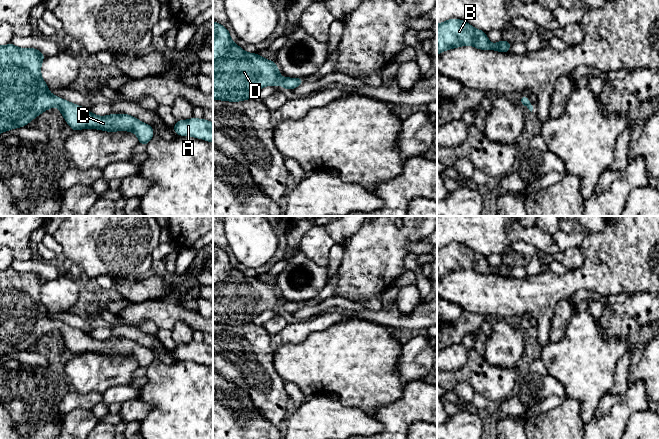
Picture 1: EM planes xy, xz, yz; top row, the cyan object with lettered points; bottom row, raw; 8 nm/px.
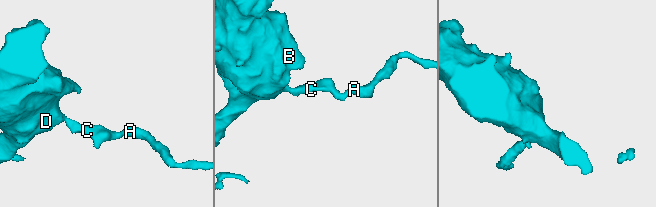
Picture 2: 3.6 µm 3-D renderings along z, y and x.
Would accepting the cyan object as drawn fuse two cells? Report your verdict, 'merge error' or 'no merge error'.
no merge error

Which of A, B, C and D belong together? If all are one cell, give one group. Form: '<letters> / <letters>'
A B C D

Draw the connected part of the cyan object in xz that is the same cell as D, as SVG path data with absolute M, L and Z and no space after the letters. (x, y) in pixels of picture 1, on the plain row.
M213 245L213 324L230 326L253 323L254 319L264 310L281 309L291 315L304 307L301 302L281 302L277 288L257 277L247 277L231 264L226 251Z

